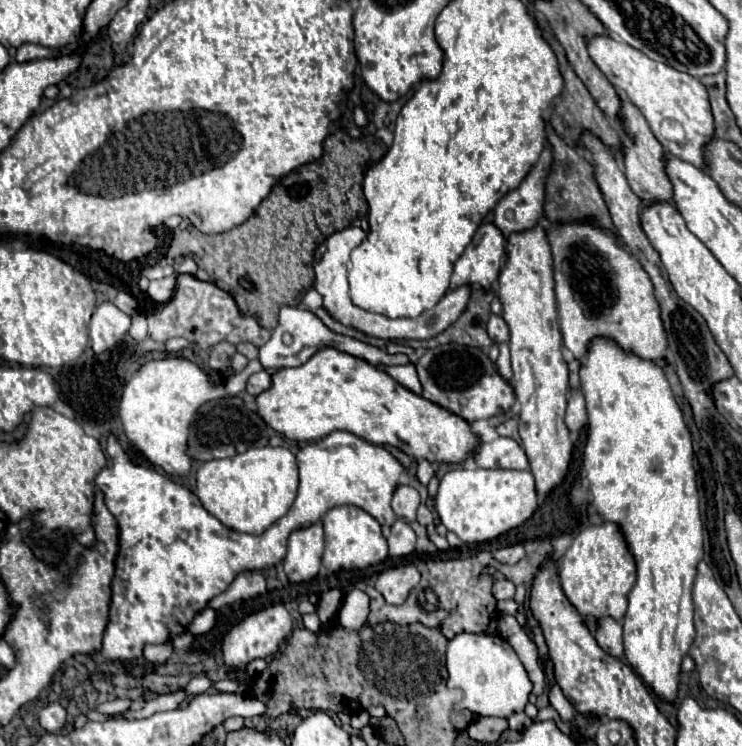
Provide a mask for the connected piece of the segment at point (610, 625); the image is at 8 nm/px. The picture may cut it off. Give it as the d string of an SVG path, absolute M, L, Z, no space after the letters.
M599 618L595 628L595 640L599 646L615 658L623 656L623 626L613 618Z

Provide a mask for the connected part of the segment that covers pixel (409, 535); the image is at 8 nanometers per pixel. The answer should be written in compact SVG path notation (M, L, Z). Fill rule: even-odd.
M397 520L391 526L391 536L387 542L391 556L407 556L415 550L415 532L405 520Z

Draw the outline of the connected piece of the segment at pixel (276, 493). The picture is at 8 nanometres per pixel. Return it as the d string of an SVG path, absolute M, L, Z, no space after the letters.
M265 446L265 448L247 450L247 452L237 454L233 458L205 462L197 470L195 494L199 496L203 508L211 516L215 516L221 524L225 524L227 528L237 530L237 532L245 532L245 534L263 534L273 522L277 522L279 518L283 518L287 514L287 510L291 508L291 504L297 496L297 484L299 484L299 476L297 476L295 456L287 448Z

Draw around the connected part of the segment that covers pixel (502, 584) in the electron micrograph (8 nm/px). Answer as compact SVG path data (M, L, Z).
M505 578L495 580L491 594L495 596L495 600L509 600L509 598L515 596L515 584L509 582L509 580L505 580Z

